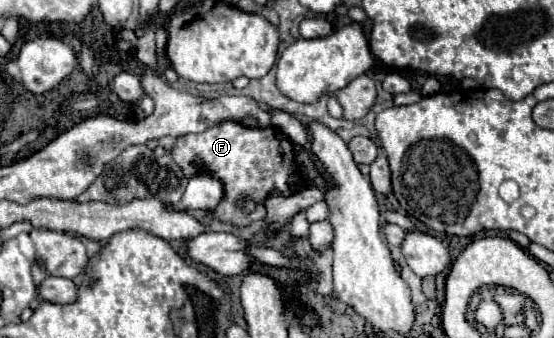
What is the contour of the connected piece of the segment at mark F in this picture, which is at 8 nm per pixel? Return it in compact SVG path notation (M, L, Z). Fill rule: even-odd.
M221 121L203 133L197 135L183 135L177 137L173 149L169 151L175 165L181 167L183 175L187 179L209 173L217 177L223 183L225 197L221 203L211 209L217 221L229 223L231 227L247 227L253 221L261 221L267 215L265 201L273 193L281 195L295 195L297 185L291 183L291 175L299 173L299 167L295 163L295 149L291 139L277 127L259 129L259 127L247 127L237 121ZM241 199L249 199L255 203L253 211L245 211L241 205Z

